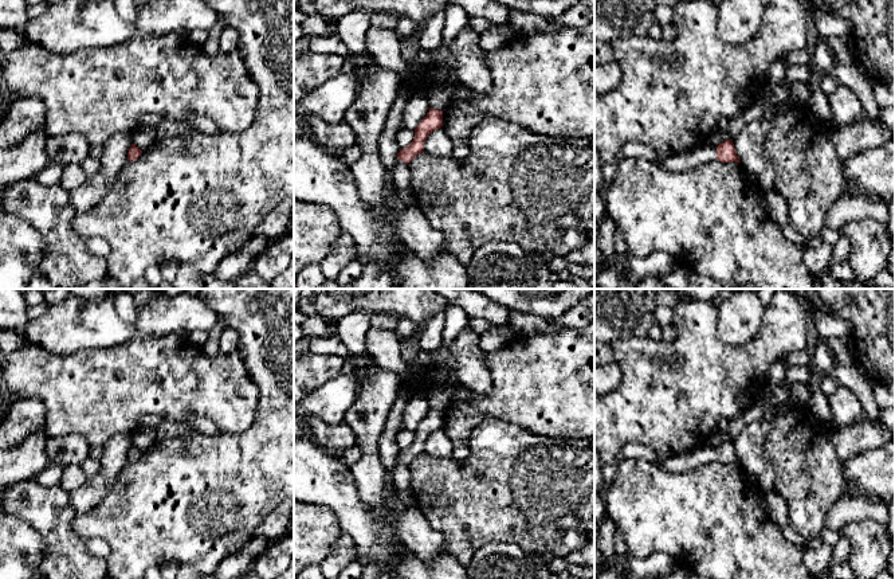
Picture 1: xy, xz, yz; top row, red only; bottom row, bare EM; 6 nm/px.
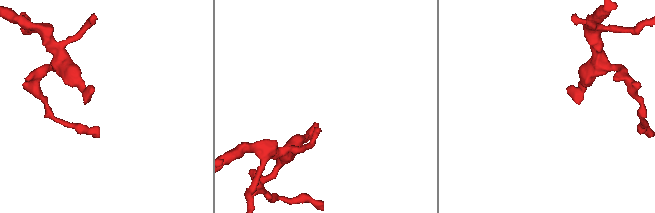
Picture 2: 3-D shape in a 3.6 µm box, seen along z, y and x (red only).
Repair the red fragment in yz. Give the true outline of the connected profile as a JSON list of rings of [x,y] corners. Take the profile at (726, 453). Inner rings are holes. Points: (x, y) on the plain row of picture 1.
[[[726,441],[718,447],[707,445],[692,451],[662,457],[655,465],[662,470],[684,473],[714,461],[721,463],[741,463],[739,458],[737,457],[733,441]]]

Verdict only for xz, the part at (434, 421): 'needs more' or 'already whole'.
needs more

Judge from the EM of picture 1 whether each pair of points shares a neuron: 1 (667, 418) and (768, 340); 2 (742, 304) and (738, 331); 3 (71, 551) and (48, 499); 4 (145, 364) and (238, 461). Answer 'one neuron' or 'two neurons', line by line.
1: one neuron
2: one neuron
3: one neuron
4: two neurons

